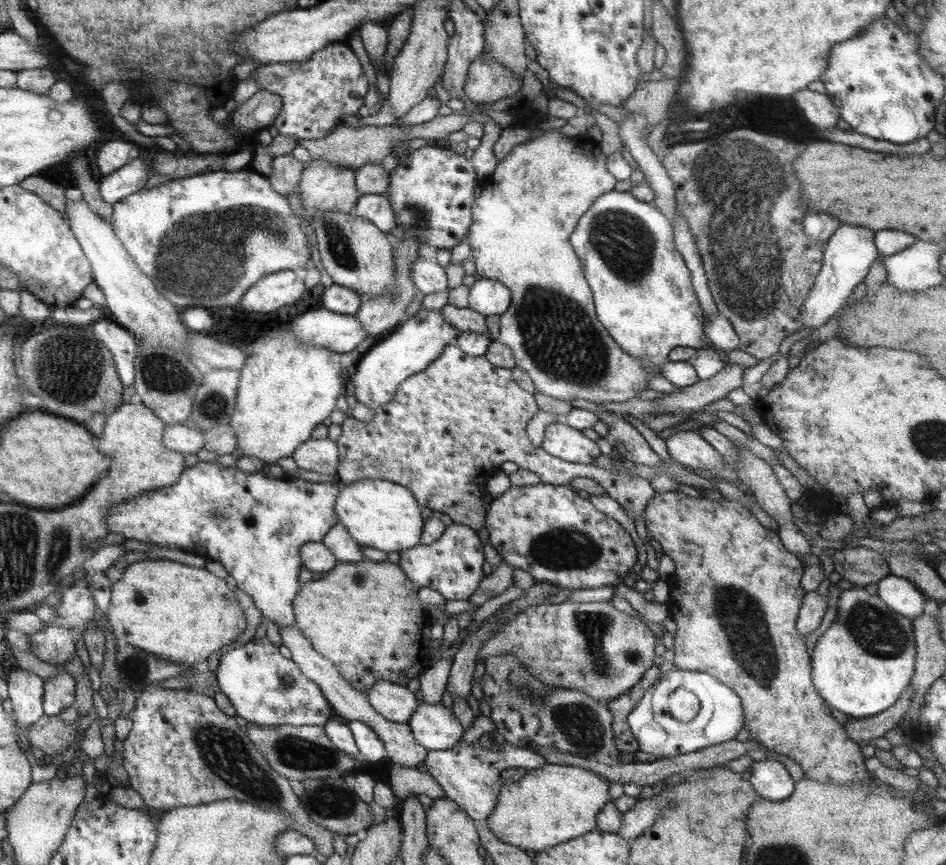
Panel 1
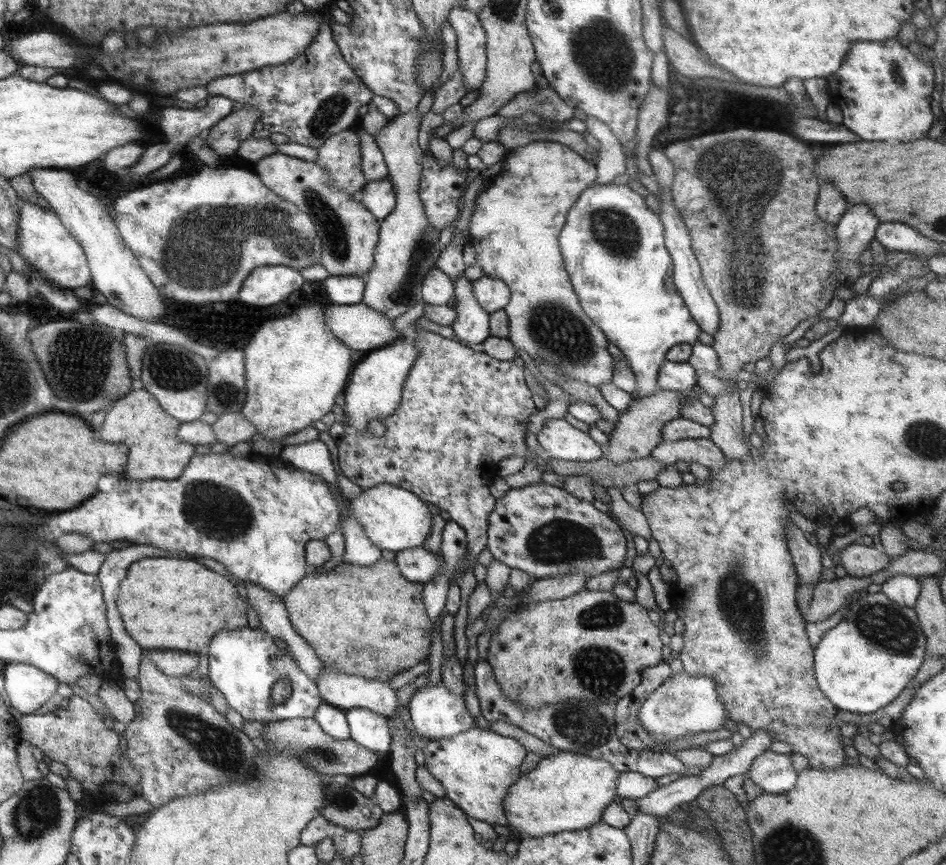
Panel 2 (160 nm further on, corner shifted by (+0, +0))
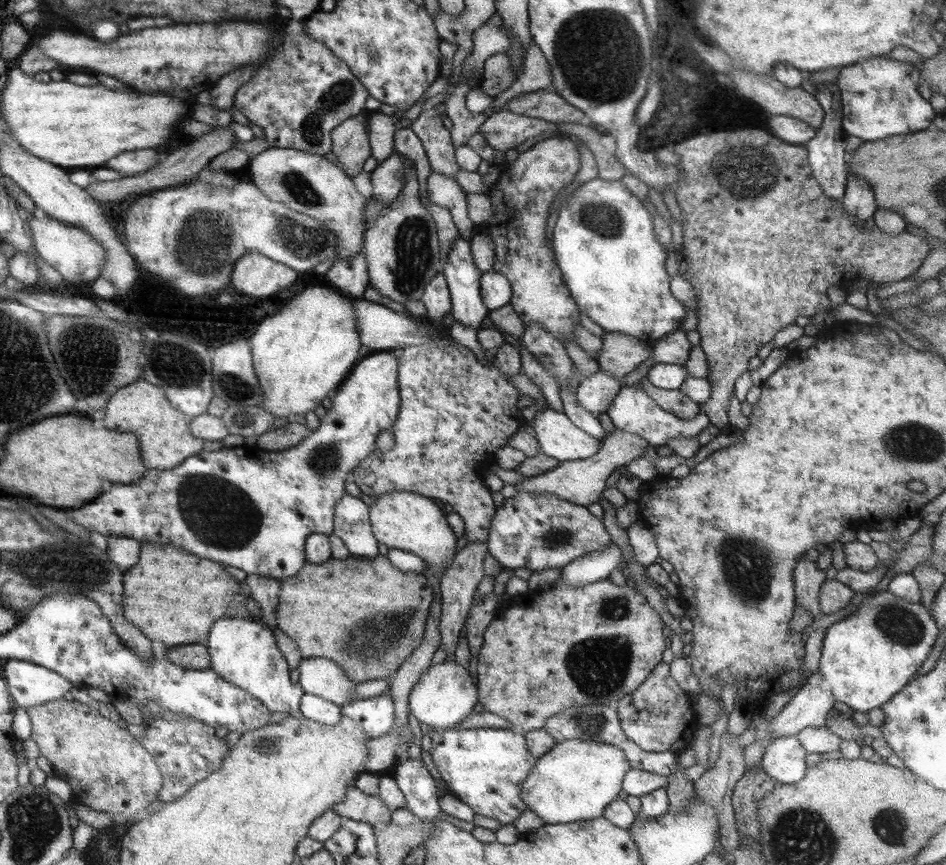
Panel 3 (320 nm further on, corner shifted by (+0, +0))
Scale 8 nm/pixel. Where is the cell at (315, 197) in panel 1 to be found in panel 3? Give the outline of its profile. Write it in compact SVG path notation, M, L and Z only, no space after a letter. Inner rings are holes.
M368 112L357 114L341 122L332 132L333 153L338 157L339 165L351 176L355 177L363 170L363 164L372 156L372 143L369 141Z

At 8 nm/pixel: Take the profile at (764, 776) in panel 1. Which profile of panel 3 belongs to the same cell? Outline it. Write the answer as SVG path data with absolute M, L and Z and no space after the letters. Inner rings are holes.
M797 735L776 737L767 746L761 759L761 765L772 777L781 784L792 784L804 778L806 774L807 750L800 744Z

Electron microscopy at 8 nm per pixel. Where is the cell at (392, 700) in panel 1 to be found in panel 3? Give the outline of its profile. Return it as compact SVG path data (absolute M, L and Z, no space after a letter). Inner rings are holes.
M324 657L302 659L296 669L297 676L308 694L342 706L355 695L355 684L341 666Z

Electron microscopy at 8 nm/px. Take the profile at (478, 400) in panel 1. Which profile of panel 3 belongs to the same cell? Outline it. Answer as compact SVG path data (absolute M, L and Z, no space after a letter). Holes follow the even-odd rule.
M374 285L368 286L363 298L383 304L386 308L400 312L410 320L418 322L431 342L425 346L410 346L398 354L398 389L399 411L394 421L392 432L395 436L394 447L388 451L376 450L360 466L351 473L350 479L360 488L361 492L371 497L379 497L392 491L415 492L422 496L439 498L444 503L450 503L453 511L458 513L465 522L465 534L462 545L473 542L484 542L488 538L488 531L492 517L496 512L496 505L492 498L492 491L484 485L484 477L495 462L495 454L500 448L508 446L512 435L524 426L524 421L516 403L520 394L509 382L509 378L523 372L520 353L512 344L506 343L496 351L496 360L482 365L472 351L456 342L453 338L448 349L442 349L438 344L446 338L445 334L434 331L427 324L426 319L412 316L400 302L386 298L376 290Z

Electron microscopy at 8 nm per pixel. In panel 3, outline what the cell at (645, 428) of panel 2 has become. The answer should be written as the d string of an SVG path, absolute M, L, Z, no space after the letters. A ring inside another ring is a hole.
M617 428L600 442L601 450L598 450L595 456L584 460L561 461L558 466L547 470L544 474L525 477L523 481L518 481L515 488L519 492L529 492L530 494L553 494L556 498L573 502L578 506L587 507L594 502L600 502L608 476L616 469L632 462L635 458L644 457L647 448L650 446L644 439L640 439L640 436Z

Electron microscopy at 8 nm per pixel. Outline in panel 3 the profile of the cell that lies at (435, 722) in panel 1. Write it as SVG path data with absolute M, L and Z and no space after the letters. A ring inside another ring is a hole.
M451 660L426 667L409 694L410 710L417 720L442 730L464 721L478 701L476 679L470 676L470 671L464 666Z

